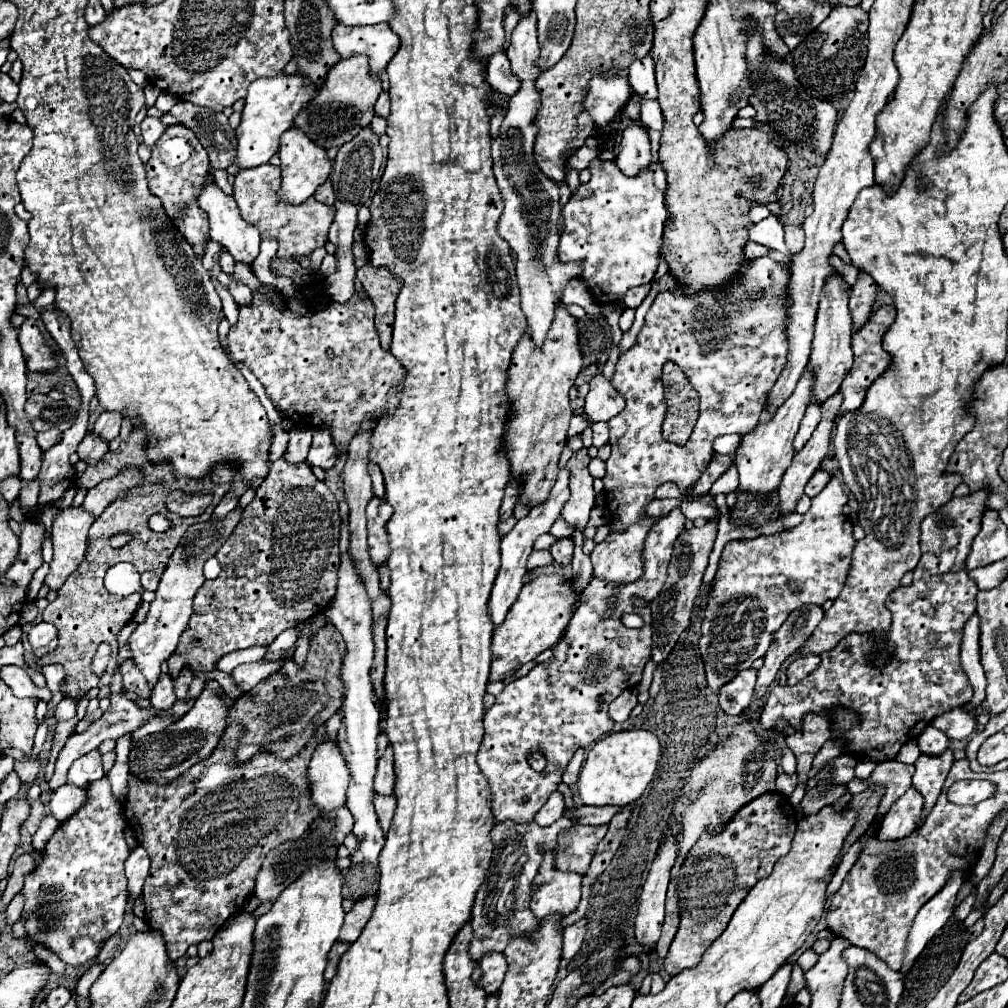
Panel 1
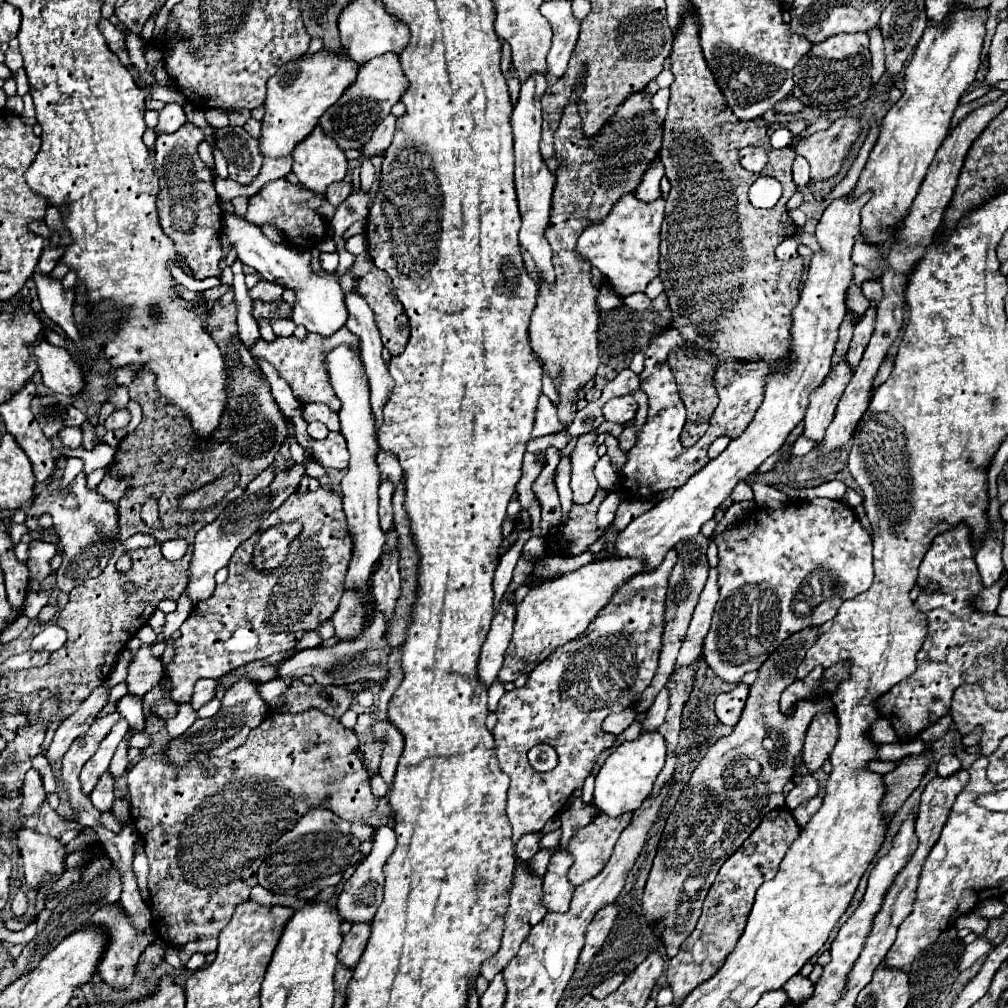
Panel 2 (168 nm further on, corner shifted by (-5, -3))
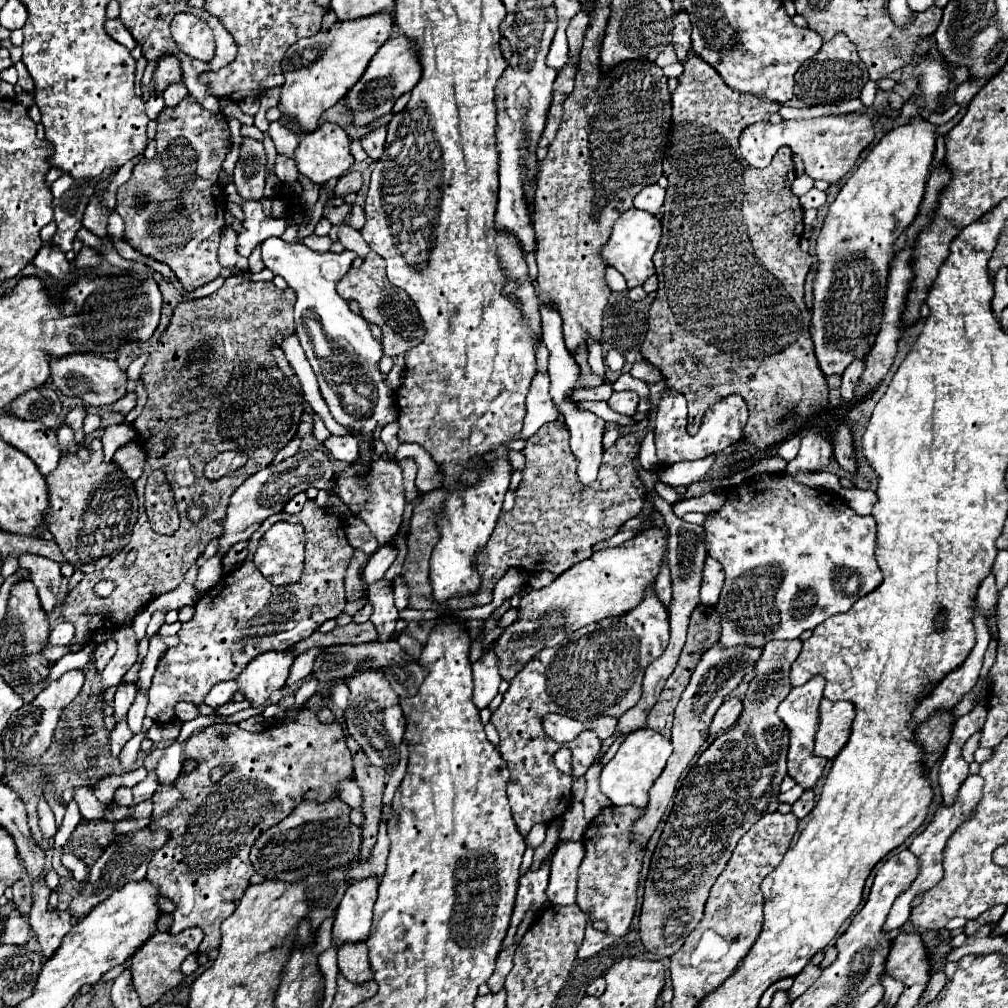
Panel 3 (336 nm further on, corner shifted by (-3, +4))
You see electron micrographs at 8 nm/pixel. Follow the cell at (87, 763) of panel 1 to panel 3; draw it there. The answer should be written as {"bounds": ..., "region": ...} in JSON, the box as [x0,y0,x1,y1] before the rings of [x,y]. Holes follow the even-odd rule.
{"bounds":[113,680,137,720],"region":[[[121,680],[117,684],[117,692],[115,692],[115,698],[113,698],[113,702],[115,702],[115,718],[117,720],[121,720],[127,714],[129,706],[131,706],[131,702],[135,698],[135,694],[137,694],[135,684],[129,684],[125,680]]]}

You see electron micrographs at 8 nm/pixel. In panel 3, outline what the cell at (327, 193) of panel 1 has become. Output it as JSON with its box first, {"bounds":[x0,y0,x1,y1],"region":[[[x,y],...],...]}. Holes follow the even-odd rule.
{"bounds":[335,172,363,196],"region":[[[349,172],[349,174],[345,174],[345,176],[339,178],[335,196],[345,196],[345,194],[351,194],[351,192],[357,194],[361,188],[363,188],[363,176],[361,176],[361,172]]]}

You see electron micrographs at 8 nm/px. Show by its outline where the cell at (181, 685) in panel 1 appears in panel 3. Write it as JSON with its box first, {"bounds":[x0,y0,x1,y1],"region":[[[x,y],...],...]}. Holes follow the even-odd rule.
{"bounds":[205,680,237,706],"region":[[[229,680],[229,682],[219,682],[205,698],[205,704],[207,706],[223,706],[223,704],[229,704],[233,702],[233,696],[237,694],[237,682],[235,680]]]}

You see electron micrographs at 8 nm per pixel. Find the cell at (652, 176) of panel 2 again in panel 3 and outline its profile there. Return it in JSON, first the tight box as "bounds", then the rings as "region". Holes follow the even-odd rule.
{"bounds":[633,184,665,220],"region":[[[651,184],[651,186],[643,188],[641,194],[635,196],[633,206],[637,210],[645,210],[645,212],[649,212],[661,220],[663,218],[663,210],[661,210],[663,202],[665,202],[665,190],[659,184]]]}

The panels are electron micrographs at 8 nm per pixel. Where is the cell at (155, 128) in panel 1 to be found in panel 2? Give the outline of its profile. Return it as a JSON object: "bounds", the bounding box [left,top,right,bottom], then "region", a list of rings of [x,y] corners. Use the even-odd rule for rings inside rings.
{"bounds":[155,103,185,133],"region":[[[177,103],[165,105],[165,109],[159,113],[159,123],[155,127],[155,133],[175,133],[185,123],[185,111]]]}

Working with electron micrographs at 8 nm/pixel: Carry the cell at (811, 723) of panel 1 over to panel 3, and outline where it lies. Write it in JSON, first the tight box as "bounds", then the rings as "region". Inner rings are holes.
{"bounds":[815,700,853,760],"region":[[[821,700],[821,722],[815,738],[815,754],[833,760],[849,740],[849,730],[853,724],[853,704],[851,702],[829,702]]]}

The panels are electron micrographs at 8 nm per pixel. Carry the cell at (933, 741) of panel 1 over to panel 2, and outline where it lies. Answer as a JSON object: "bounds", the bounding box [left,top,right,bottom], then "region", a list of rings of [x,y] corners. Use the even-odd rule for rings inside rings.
{"bounds":[937,755,961,777],"region":[[[943,755],[941,759],[939,759],[939,763],[937,763],[937,773],[941,775],[941,777],[949,777],[949,775],[953,775],[953,773],[957,773],[961,769],[961,761],[955,757],[955,755]]]}

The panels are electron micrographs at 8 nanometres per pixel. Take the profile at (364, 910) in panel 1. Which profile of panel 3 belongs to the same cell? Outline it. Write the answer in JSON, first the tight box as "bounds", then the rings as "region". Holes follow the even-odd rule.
{"bounds":[337,944,373,984],"region":[[[345,944],[337,952],[339,958],[339,972],[349,978],[349,982],[365,984],[373,978],[373,970],[369,964],[367,956],[367,946],[365,944]]]}

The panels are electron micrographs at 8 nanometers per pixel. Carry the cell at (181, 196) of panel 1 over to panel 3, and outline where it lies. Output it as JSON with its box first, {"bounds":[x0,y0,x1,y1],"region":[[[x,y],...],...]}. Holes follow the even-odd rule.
{"bounds":[117,96,231,292],"region":[[[187,96],[179,102],[179,106],[163,108],[157,120],[157,156],[153,160],[141,160],[133,168],[133,176],[117,190],[117,214],[125,222],[125,236],[123,240],[129,242],[137,252],[143,256],[151,256],[157,262],[167,264],[177,280],[183,284],[187,292],[193,292],[209,282],[213,282],[219,272],[221,264],[217,260],[219,238],[225,228],[225,200],[223,190],[219,184],[219,170],[227,152],[231,150],[231,132],[227,118],[223,114],[211,114],[209,110],[201,108],[201,104]],[[145,196],[145,206],[137,206],[137,198]]]}

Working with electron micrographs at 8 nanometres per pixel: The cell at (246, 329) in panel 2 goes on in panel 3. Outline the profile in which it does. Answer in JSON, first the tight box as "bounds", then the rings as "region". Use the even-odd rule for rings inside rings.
{"bounds":[323,436,359,464],"region":[[[331,436],[323,446],[327,448],[329,454],[333,454],[335,460],[349,462],[349,464],[357,460],[359,446],[357,446],[357,438],[353,438],[353,436],[343,436],[343,438]]]}

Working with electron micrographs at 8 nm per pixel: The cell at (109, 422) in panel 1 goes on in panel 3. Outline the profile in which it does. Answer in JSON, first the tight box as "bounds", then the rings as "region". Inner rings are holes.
{"bounds":[113,392,137,416],"region":[[[129,392],[129,394],[125,394],[121,400],[117,400],[113,404],[113,410],[119,412],[119,414],[123,414],[123,416],[127,416],[135,408],[135,404],[137,404],[137,394]]]}

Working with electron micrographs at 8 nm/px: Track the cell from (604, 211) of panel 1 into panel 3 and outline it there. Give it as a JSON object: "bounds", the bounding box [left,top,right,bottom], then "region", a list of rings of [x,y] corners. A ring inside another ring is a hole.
{"bounds":[603,208,661,288],"region":[[[631,208],[625,214],[621,214],[621,218],[615,222],[611,238],[603,248],[603,258],[625,276],[629,288],[635,288],[641,286],[651,274],[655,274],[651,258],[659,246],[659,240],[661,240],[661,222],[649,212]]]}

